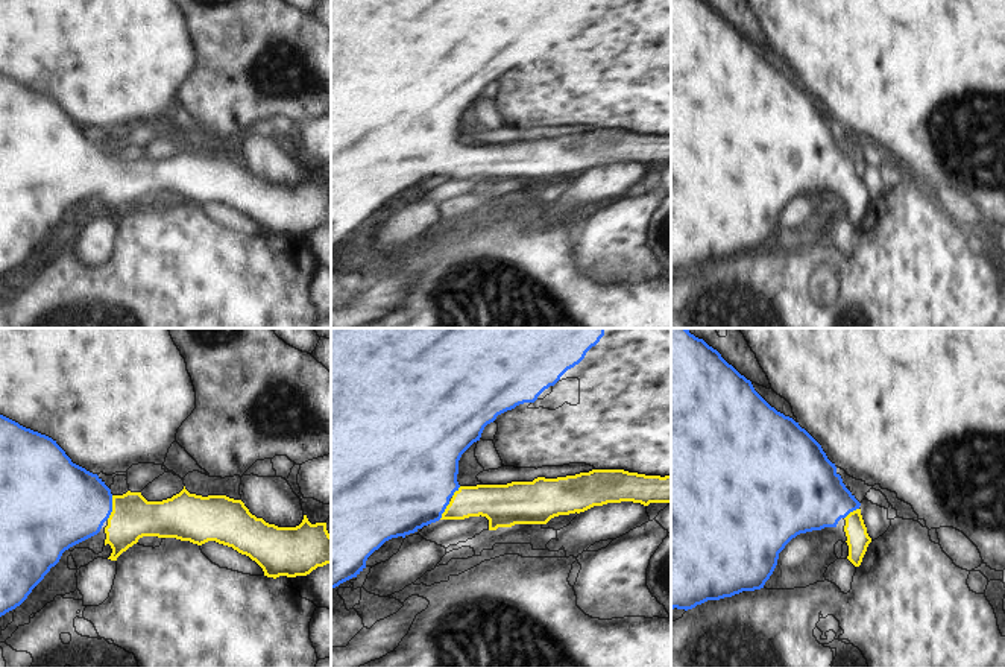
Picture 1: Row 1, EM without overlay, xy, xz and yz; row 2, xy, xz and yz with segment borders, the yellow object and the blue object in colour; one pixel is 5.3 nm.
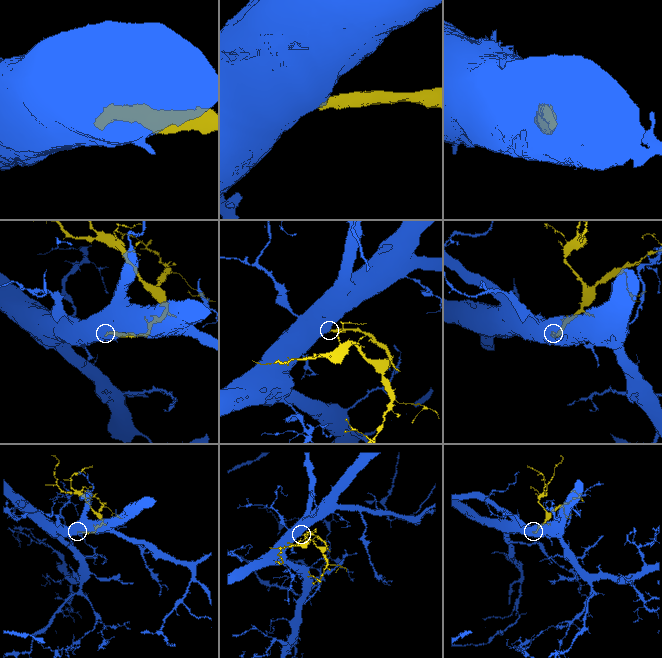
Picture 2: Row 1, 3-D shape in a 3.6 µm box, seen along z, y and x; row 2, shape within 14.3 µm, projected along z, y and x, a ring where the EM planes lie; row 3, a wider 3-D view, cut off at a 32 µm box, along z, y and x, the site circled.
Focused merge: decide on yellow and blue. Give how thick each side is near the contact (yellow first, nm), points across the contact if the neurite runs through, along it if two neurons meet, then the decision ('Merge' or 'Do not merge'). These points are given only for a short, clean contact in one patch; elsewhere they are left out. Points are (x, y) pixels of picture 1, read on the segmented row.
Thickness 240 nm (yellow) against 420 nm. Path across: xy (132, 517), (113, 508), (102, 505), (66, 505). Merge

